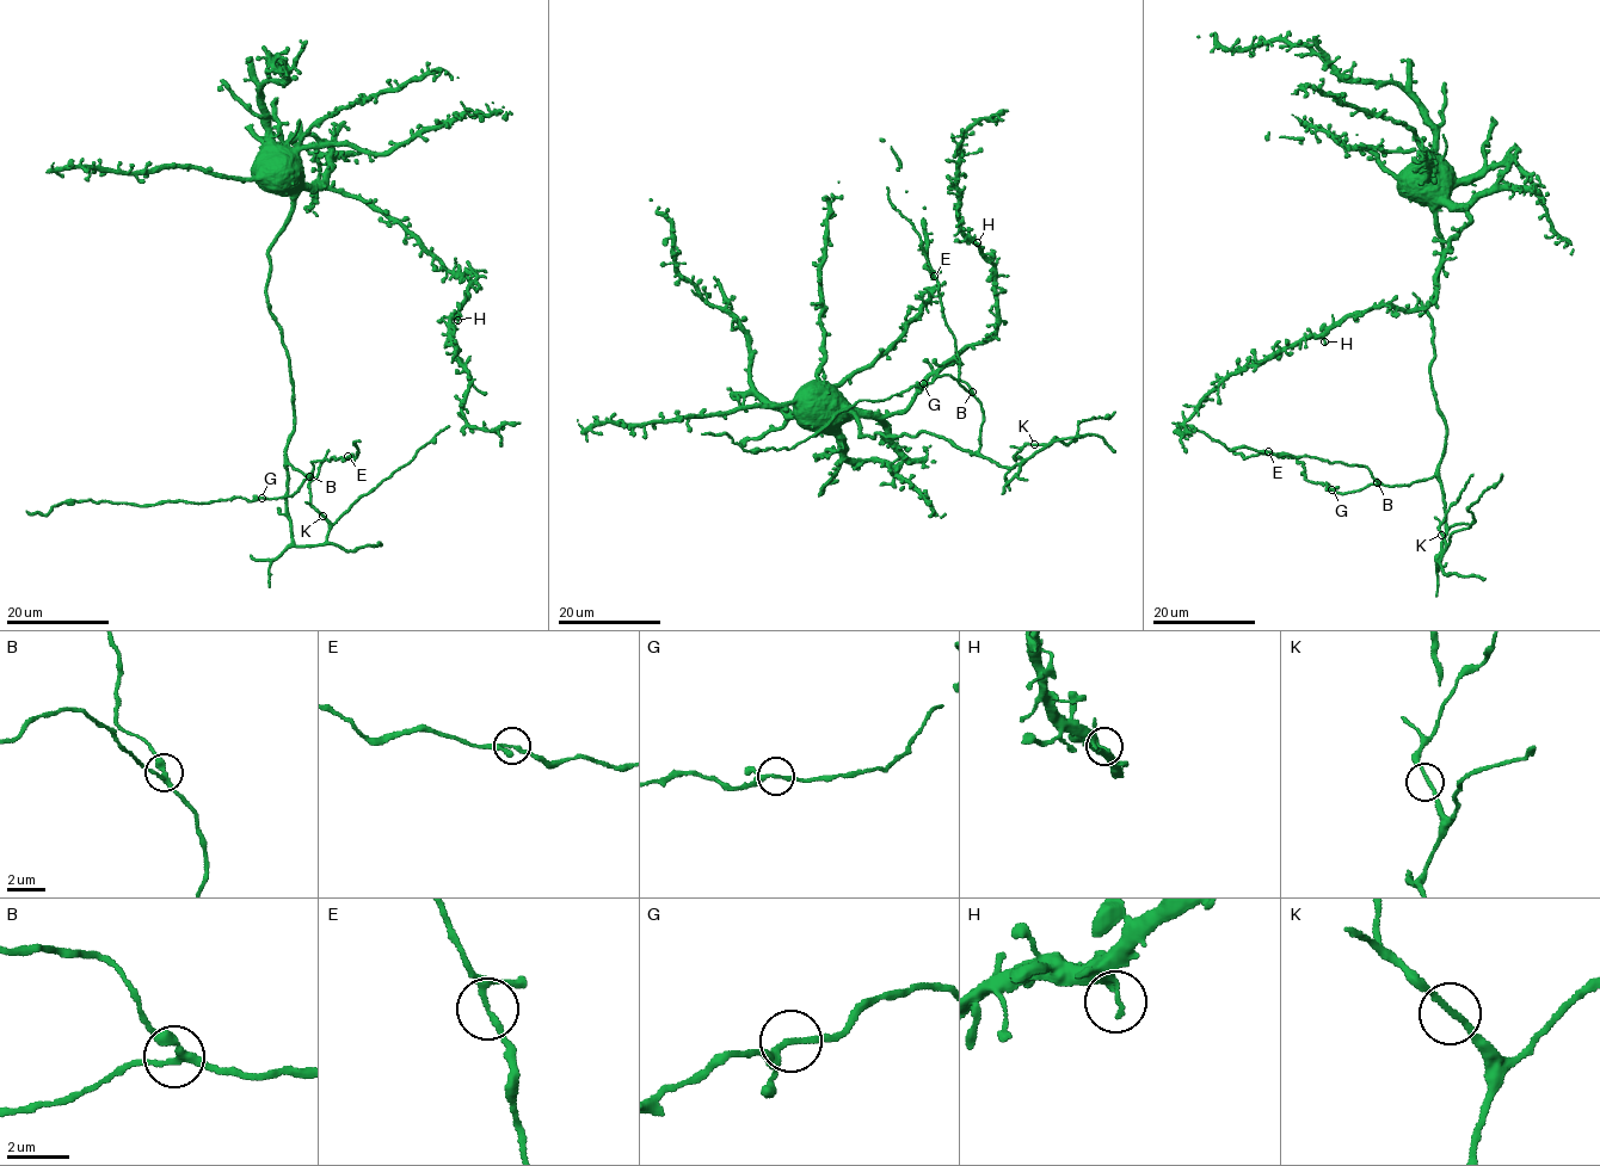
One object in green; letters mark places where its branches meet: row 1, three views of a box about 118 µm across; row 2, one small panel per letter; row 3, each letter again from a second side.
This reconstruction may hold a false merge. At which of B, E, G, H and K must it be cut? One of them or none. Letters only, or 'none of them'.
none of them

